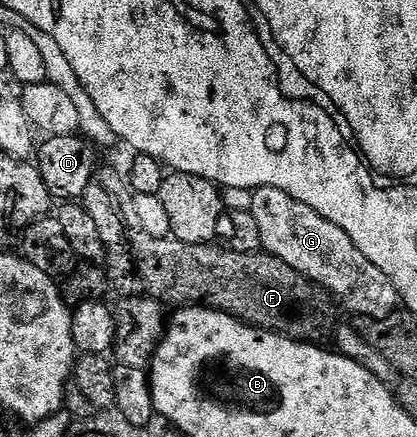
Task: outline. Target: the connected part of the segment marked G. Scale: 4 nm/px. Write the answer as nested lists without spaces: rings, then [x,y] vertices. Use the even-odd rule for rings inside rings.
[[[261,187],[254,192],[253,214],[263,234],[263,247],[270,254],[330,291],[344,304],[347,302],[357,314],[367,319],[384,319],[400,310],[401,296],[393,280],[357,249],[345,229],[321,217],[309,205],[276,187]]]

